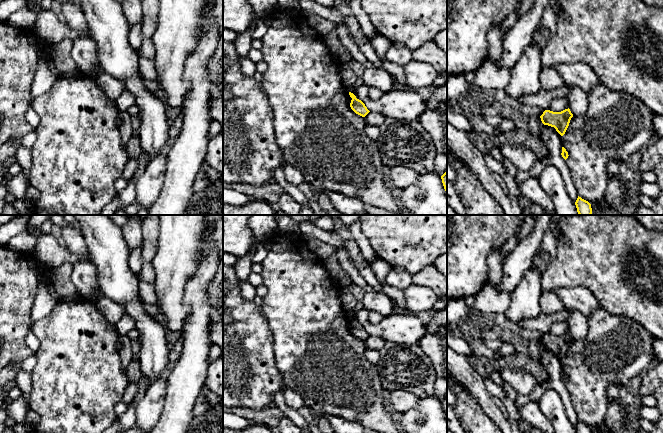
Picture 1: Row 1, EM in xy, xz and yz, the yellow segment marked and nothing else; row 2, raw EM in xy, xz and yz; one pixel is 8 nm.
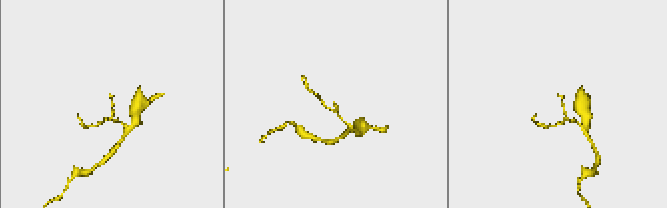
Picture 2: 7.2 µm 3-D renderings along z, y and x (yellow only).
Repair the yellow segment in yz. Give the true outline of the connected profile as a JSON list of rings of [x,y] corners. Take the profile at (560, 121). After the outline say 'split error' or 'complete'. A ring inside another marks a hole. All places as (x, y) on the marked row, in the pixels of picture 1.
[[[569,108],[561,112],[545,110],[540,116],[544,125],[554,127],[561,136],[565,134],[572,117],[573,114]]]; complete

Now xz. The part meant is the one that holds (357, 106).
[[[349,92],[349,95],[352,98],[351,103],[350,103],[351,109],[356,114],[362,117],[365,117],[370,112],[365,106],[365,104],[361,100],[357,99],[353,93]]]; complete

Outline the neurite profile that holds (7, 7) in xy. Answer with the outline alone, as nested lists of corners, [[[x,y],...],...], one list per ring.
[[[27,0],[0,1],[0,22],[5,22],[10,15],[26,7]]]

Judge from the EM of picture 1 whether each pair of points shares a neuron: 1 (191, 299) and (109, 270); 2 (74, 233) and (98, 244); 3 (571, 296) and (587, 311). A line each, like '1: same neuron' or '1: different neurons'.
1: different neurons
2: different neurons
3: same neuron

